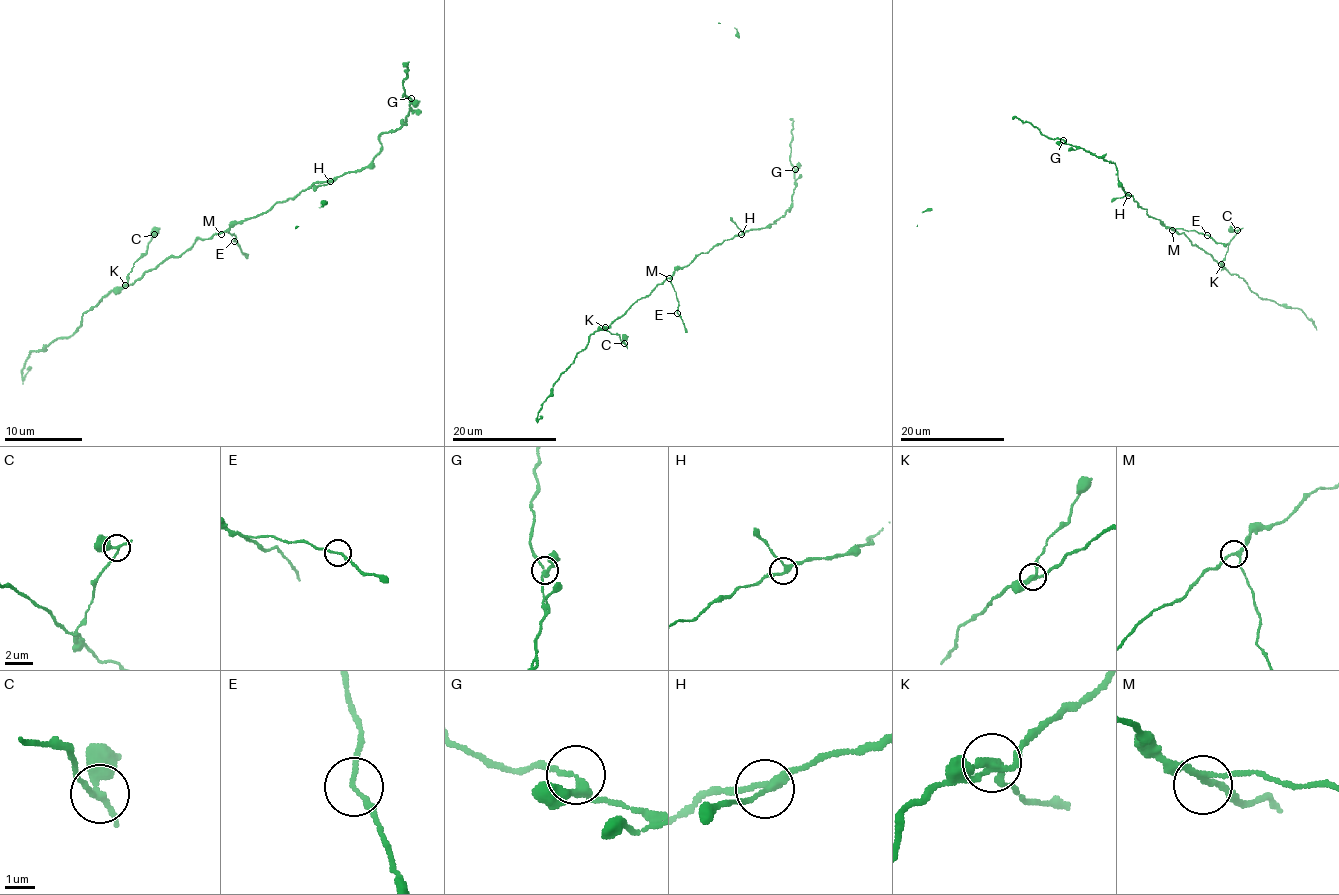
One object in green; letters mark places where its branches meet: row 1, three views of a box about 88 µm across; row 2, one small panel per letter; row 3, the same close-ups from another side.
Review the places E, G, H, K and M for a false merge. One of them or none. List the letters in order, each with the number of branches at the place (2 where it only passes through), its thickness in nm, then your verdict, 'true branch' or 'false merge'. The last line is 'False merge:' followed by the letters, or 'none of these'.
E: branches 2; calibre 150 nm; true branch
G: branches 3; calibre 220 nm; true branch
H: branches 3; calibre 240 nm; true branch
K: branches 3; calibre 240 nm; false merge
M: branches 3; calibre 180 nm; true branch
False merge: K

